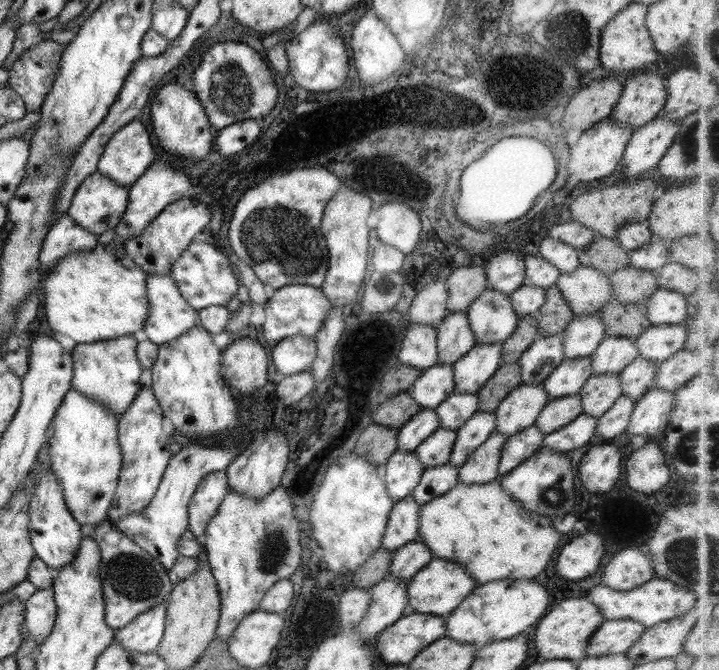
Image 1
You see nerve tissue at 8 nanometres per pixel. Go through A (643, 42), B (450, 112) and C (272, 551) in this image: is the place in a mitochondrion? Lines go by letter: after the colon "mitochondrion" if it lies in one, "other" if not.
A: other
B: mitochondrion
C: mitochondrion

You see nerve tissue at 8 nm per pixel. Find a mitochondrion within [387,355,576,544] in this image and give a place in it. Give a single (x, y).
(552, 496)

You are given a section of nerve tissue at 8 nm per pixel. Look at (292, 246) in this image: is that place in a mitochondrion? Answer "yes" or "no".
yes

